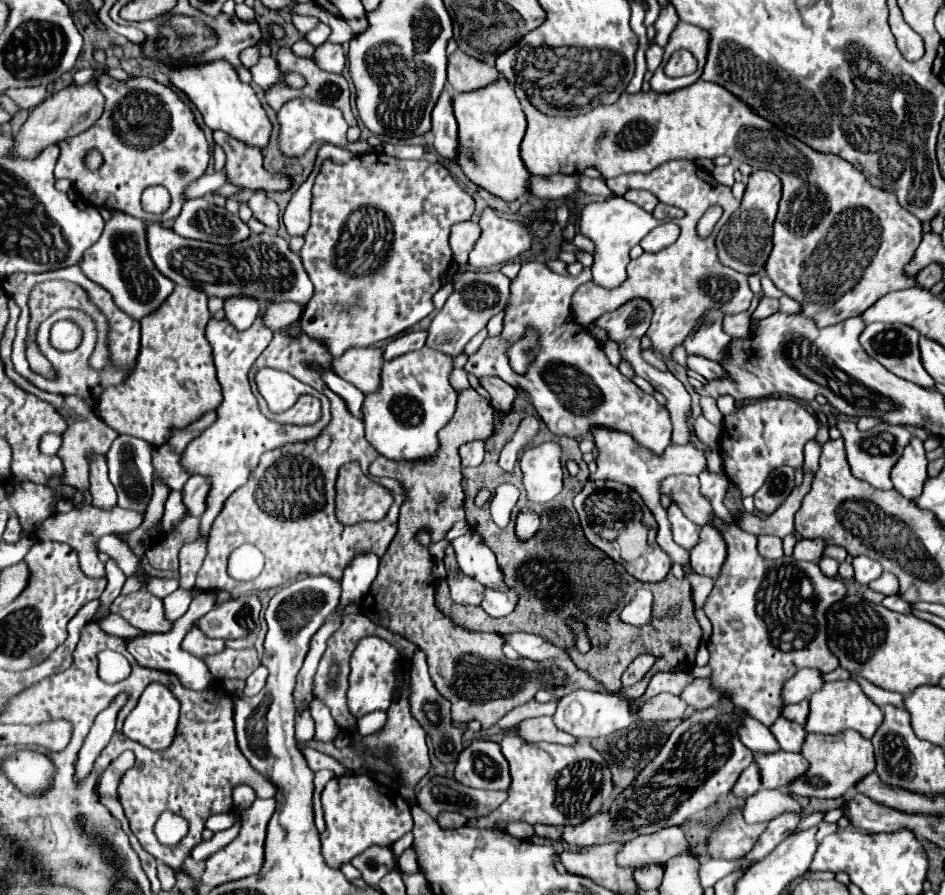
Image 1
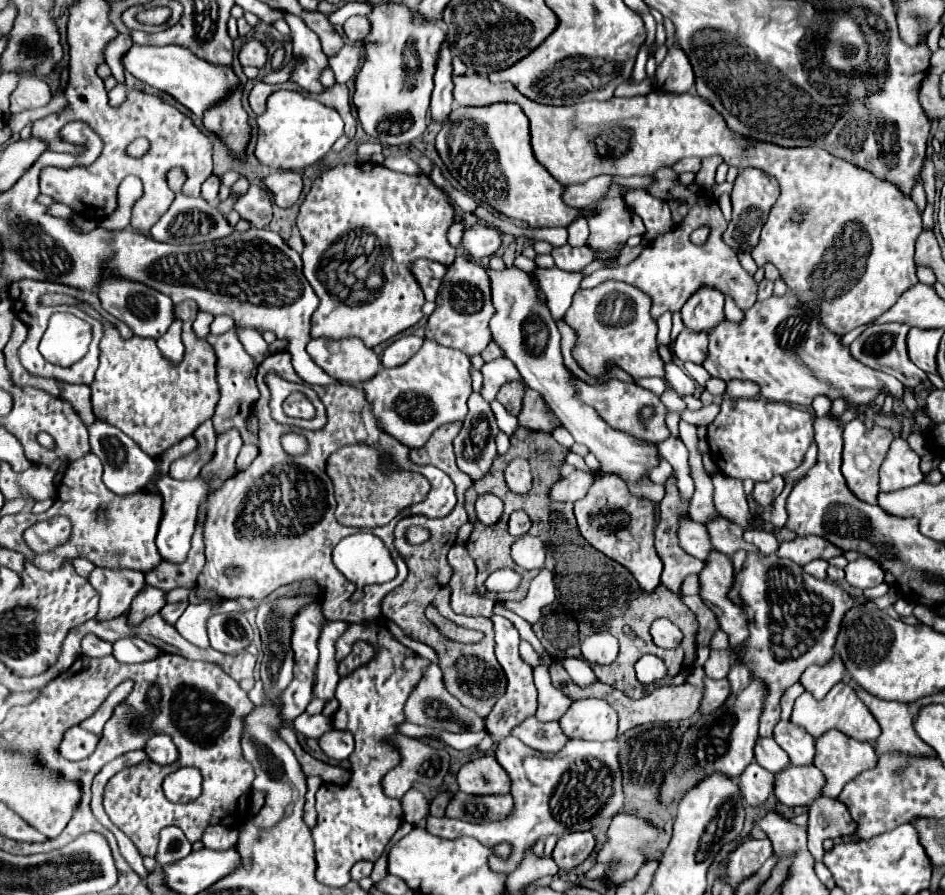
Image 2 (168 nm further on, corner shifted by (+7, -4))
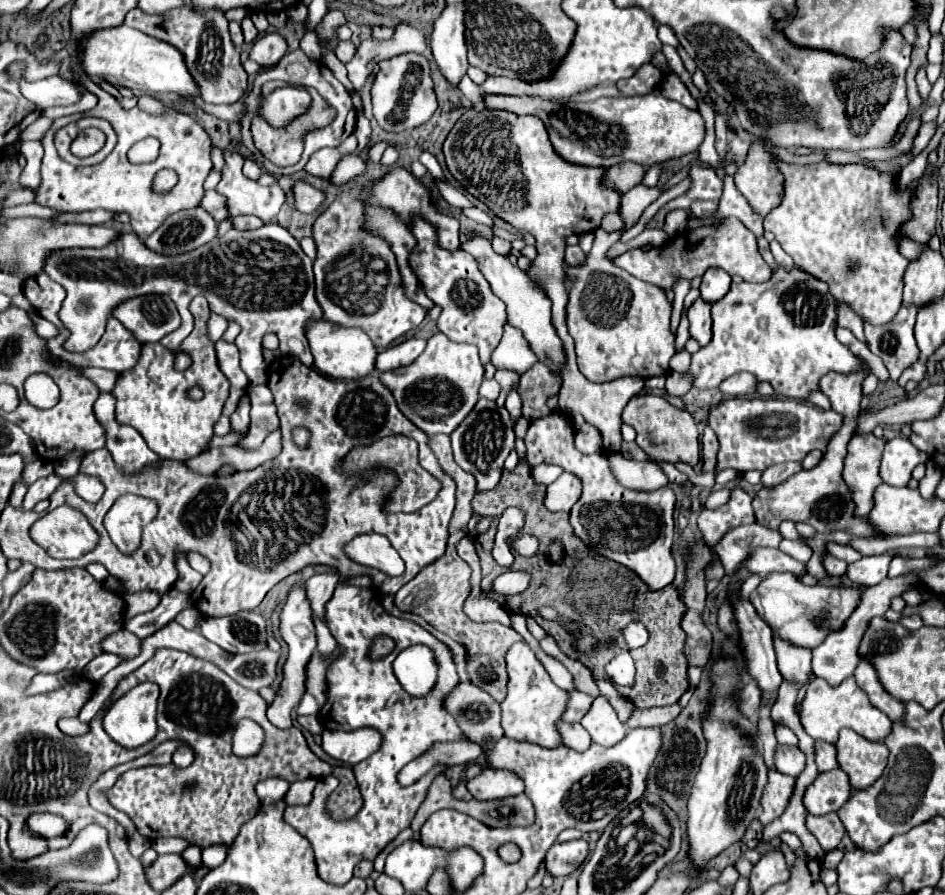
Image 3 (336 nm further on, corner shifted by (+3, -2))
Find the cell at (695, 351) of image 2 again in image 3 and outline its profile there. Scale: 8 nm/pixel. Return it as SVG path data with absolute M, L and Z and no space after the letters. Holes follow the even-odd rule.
M697 298L691 306L689 306L689 322L691 322L691 336L697 338L697 342L701 346L709 344L711 338L711 302Z

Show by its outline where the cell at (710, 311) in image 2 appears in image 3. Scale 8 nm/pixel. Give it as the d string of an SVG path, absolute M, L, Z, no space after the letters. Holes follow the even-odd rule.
M709 268L703 274L701 296L707 302L717 302L717 300L721 300L729 292L729 286L731 286L731 276L725 270L721 270L721 268Z

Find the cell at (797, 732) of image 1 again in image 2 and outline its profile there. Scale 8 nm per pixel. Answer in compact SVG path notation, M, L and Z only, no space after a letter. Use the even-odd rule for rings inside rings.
M781 720L773 730L773 738L789 754L791 764L795 764L795 766L811 764L813 754L815 754L813 736L809 736L803 728L795 726L790 720Z

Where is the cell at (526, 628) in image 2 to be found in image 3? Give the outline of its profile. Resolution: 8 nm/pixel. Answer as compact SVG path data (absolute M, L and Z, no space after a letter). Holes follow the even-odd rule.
M571 692L571 698L569 698L569 710L565 712L565 722L581 722L581 718L587 714L587 710L591 708L593 704L593 696L589 694L583 694L583 692Z

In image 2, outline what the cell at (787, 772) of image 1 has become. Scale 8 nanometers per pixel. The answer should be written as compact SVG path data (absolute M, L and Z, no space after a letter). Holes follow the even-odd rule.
M787 766L775 774L773 792L781 804L805 806L819 798L821 784L825 780L815 766Z

